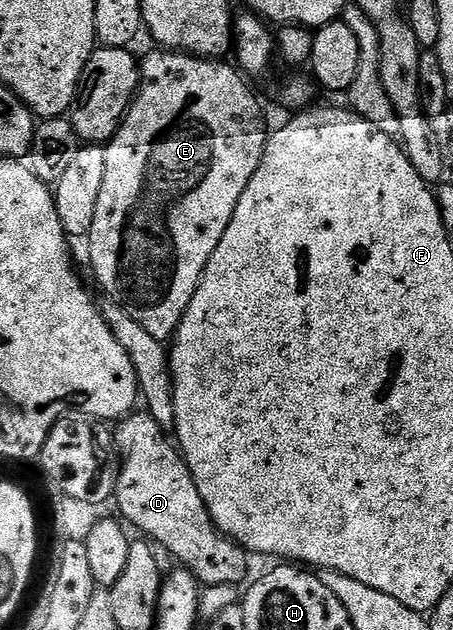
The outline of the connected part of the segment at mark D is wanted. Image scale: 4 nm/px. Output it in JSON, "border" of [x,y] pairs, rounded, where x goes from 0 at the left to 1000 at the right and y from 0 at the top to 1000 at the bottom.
{"border":[[[302,659],[278,660],[254,679],[254,717],[260,725],[267,722],[267,751],[254,756],[254,802],[269,813],[265,817],[287,833],[294,830],[311,843],[305,846],[336,859],[349,871],[366,870],[400,894],[393,897],[435,919],[437,929],[464,933],[494,927],[530,929],[530,921],[550,908],[552,884],[532,865],[492,849],[475,835],[448,790],[439,790],[439,771],[430,771],[422,746],[384,700],[364,694],[371,692],[366,681],[355,679],[338,660]]]}

